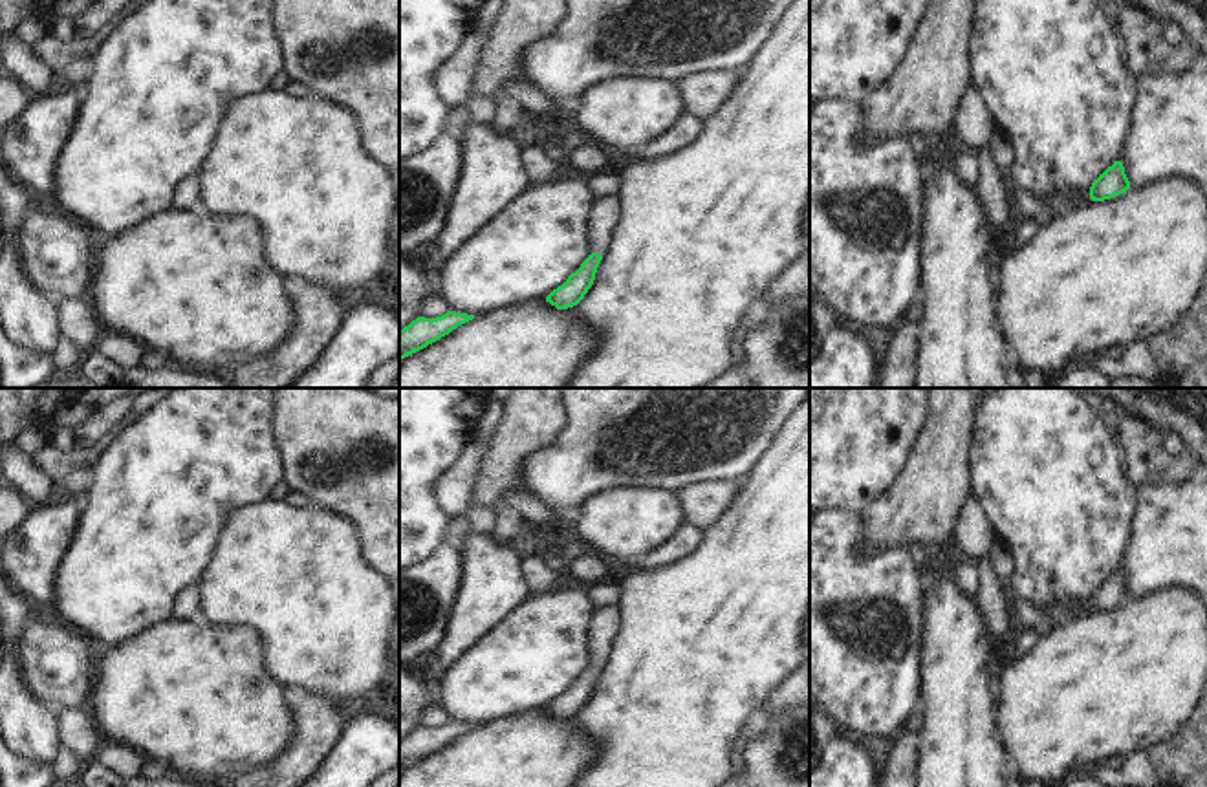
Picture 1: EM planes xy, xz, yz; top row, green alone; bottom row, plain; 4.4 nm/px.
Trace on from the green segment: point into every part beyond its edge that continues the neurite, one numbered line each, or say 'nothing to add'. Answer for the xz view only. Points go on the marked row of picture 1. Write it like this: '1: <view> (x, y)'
1: xz (603, 215)

